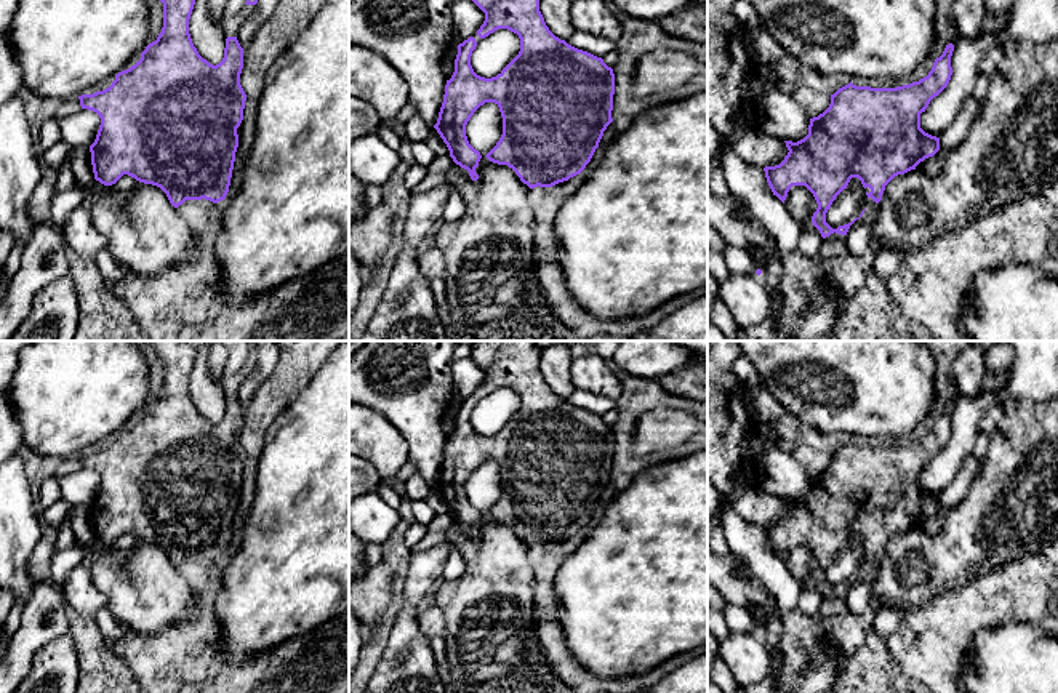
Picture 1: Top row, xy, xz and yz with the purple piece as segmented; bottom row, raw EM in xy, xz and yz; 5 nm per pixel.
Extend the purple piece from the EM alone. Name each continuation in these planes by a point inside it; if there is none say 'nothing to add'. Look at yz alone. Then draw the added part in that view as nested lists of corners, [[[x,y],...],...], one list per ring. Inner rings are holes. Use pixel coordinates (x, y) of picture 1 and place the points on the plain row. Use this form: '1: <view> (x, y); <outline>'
1: yz (869, 573); [[[871,555],[868,557],[868,563],[866,563],[866,568],[863,571],[863,575],[860,576],[860,579],[866,584],[874,584],[876,581],[876,576],[877,576],[877,571],[879,571],[879,562],[876,562]]]

